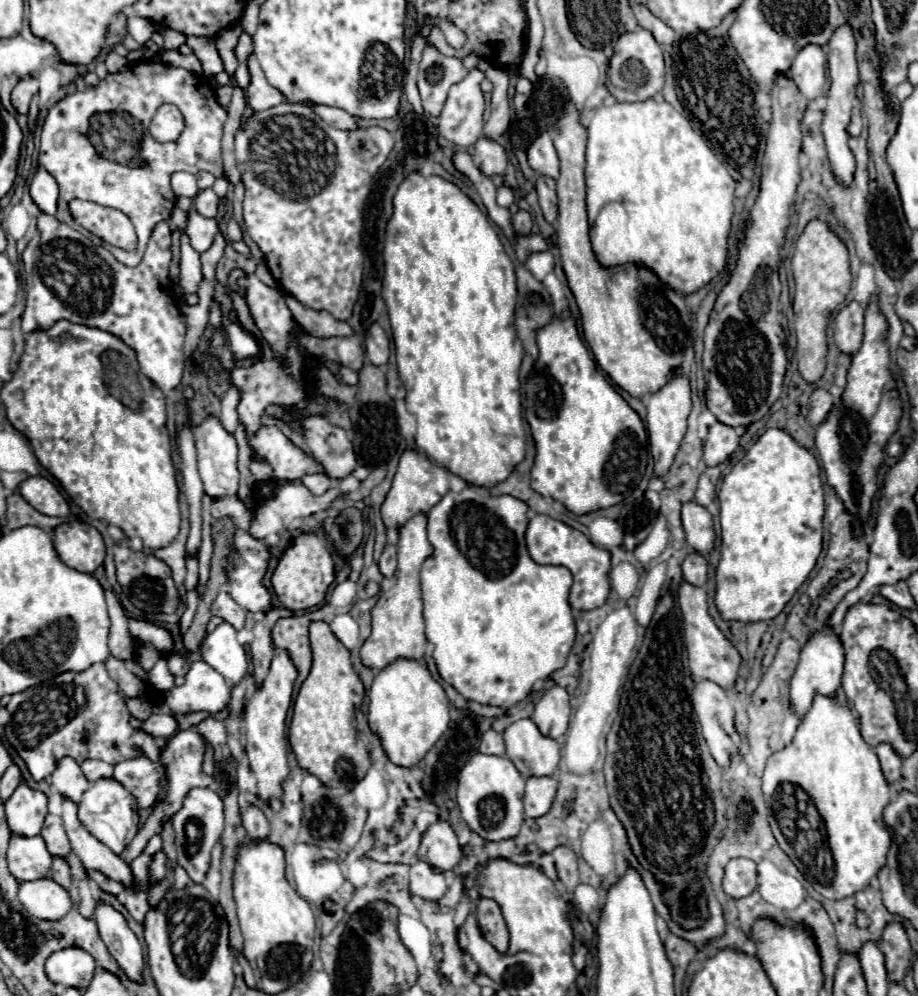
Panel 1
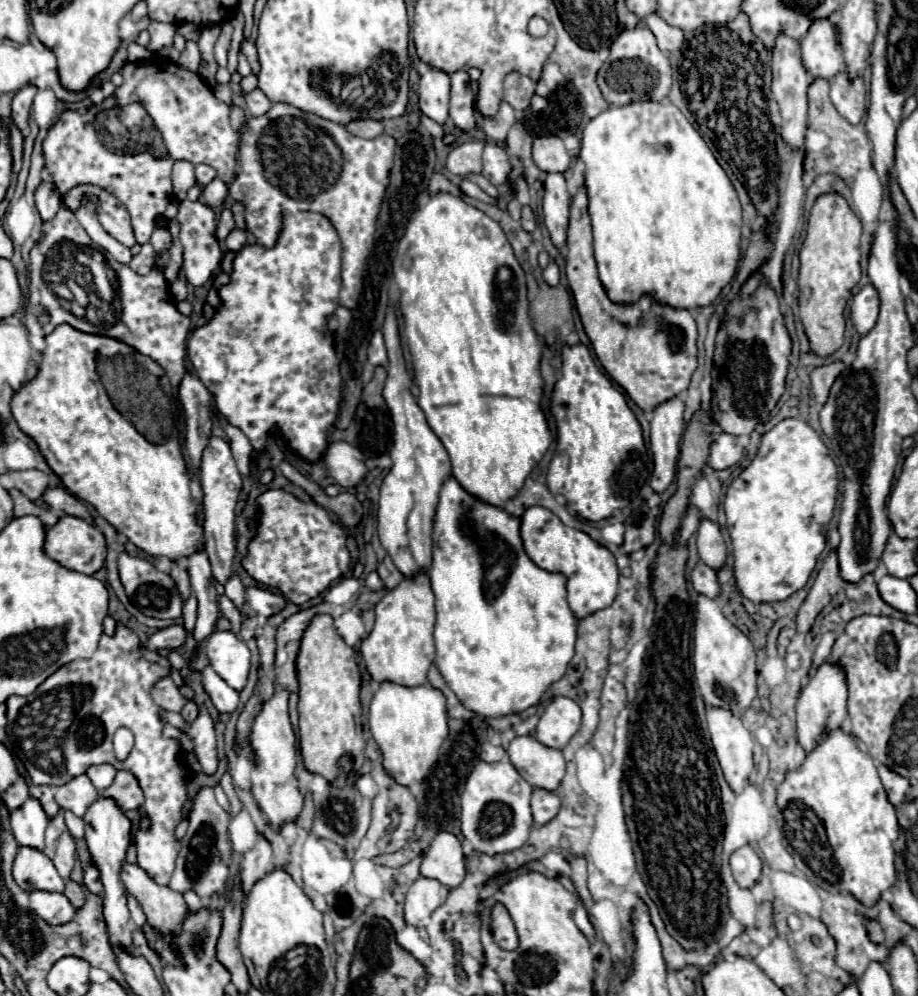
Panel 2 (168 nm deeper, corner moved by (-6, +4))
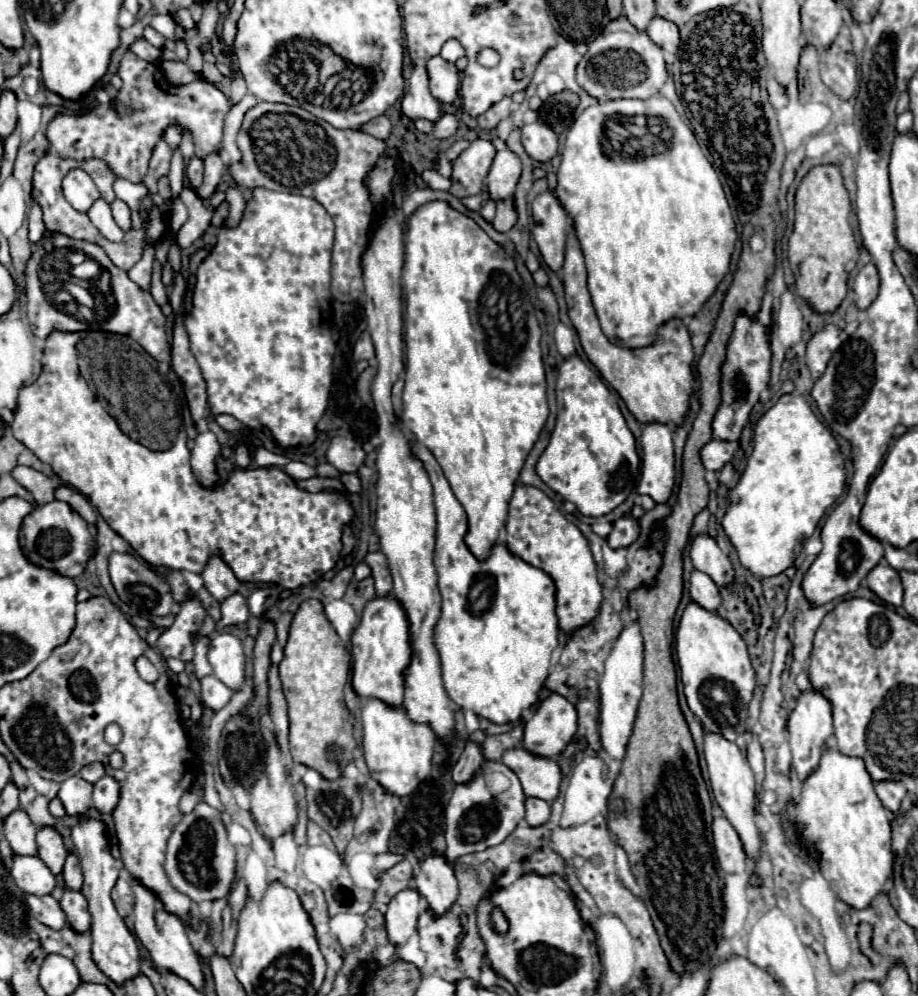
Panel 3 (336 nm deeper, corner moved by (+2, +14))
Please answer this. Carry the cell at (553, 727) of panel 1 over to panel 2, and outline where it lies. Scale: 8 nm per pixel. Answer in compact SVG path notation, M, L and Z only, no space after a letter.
M557 696L539 718L535 738L549 748L563 750L581 726L581 708L565 696Z

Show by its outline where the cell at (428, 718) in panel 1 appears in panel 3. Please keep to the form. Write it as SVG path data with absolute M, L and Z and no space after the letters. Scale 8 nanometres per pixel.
M379 698L363 700L363 754L371 776L395 796L407 796L431 772L435 732L429 724L413 722L403 706L393 706Z

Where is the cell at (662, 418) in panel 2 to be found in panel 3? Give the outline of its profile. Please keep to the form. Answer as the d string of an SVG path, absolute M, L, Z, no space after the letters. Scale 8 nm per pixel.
M645 424L641 434L641 448L643 470L637 492L651 496L655 502L667 502L675 484L675 458L669 424Z

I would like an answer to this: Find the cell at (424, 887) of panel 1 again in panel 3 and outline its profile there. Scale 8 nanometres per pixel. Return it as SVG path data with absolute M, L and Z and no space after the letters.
M405 888L389 902L389 910L385 918L387 918L387 934L391 944L399 946L411 934L415 934L419 910L421 910L419 902L421 902L421 894L417 892L417 888Z

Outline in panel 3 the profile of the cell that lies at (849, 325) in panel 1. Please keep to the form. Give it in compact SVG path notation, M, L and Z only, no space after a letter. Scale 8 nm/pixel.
M871 262L867 266L863 266L861 272L857 274L853 290L855 290L855 296L857 296L855 306L859 310L869 308L871 302L875 300L877 292L879 292L879 276L877 276L877 270L875 270L875 266Z

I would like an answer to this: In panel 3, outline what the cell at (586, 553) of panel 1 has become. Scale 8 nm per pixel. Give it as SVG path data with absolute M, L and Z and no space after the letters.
M517 484L513 498L509 502L507 516L507 548L523 558L527 564L541 568L555 582L555 598L557 598L557 616L559 626L565 632L573 632L583 624L589 624L601 606L603 586L597 580L597 564L589 550L589 544L581 530L571 524L553 504L553 500L533 486Z

